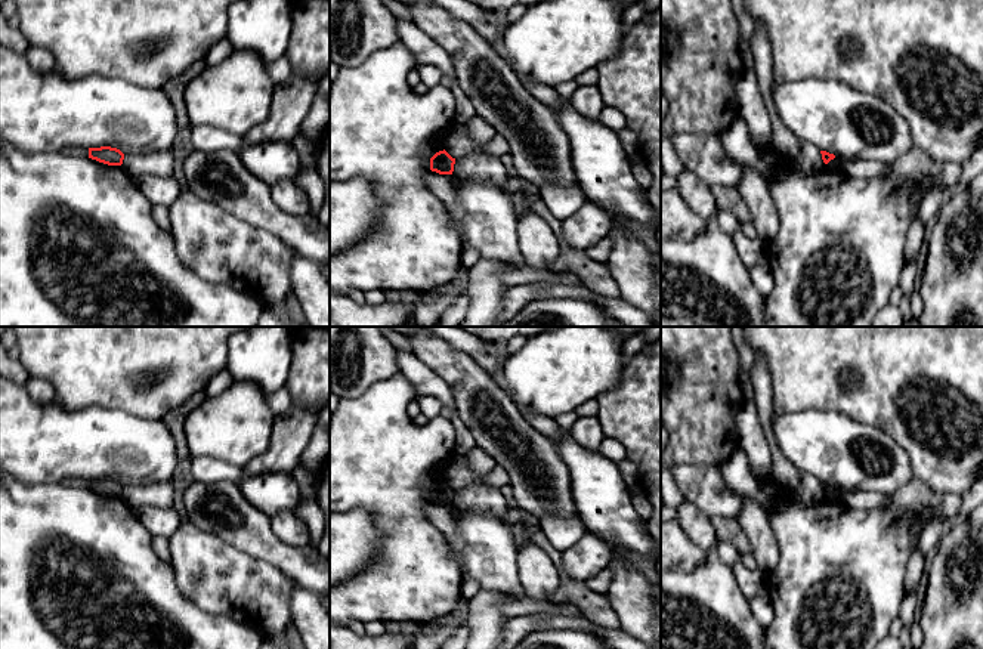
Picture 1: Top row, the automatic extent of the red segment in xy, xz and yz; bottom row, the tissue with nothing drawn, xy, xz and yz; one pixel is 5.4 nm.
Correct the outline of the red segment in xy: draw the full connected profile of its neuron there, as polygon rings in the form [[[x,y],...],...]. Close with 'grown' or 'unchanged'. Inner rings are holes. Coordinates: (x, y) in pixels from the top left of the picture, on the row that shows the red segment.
[[[101,146],[101,148],[89,148],[89,158],[108,166],[121,166],[124,154],[117,148]]]; unchanged

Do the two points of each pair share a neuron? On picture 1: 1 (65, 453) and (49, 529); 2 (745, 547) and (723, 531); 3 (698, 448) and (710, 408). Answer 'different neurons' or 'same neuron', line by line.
1: different neurons
2: same neuron
3: same neuron

